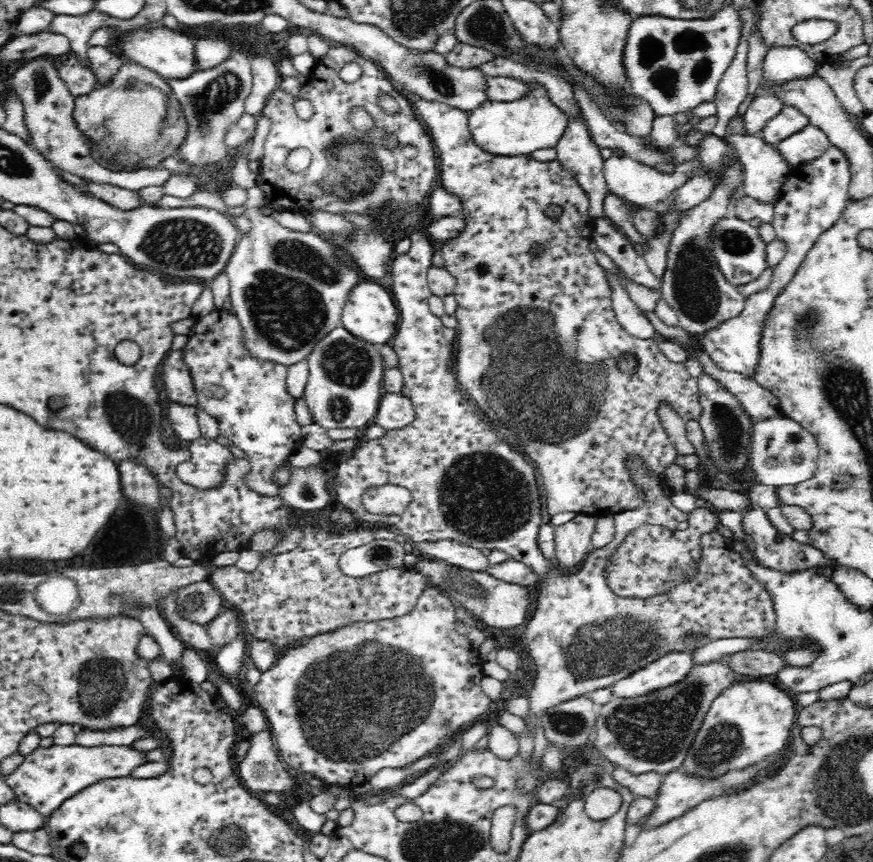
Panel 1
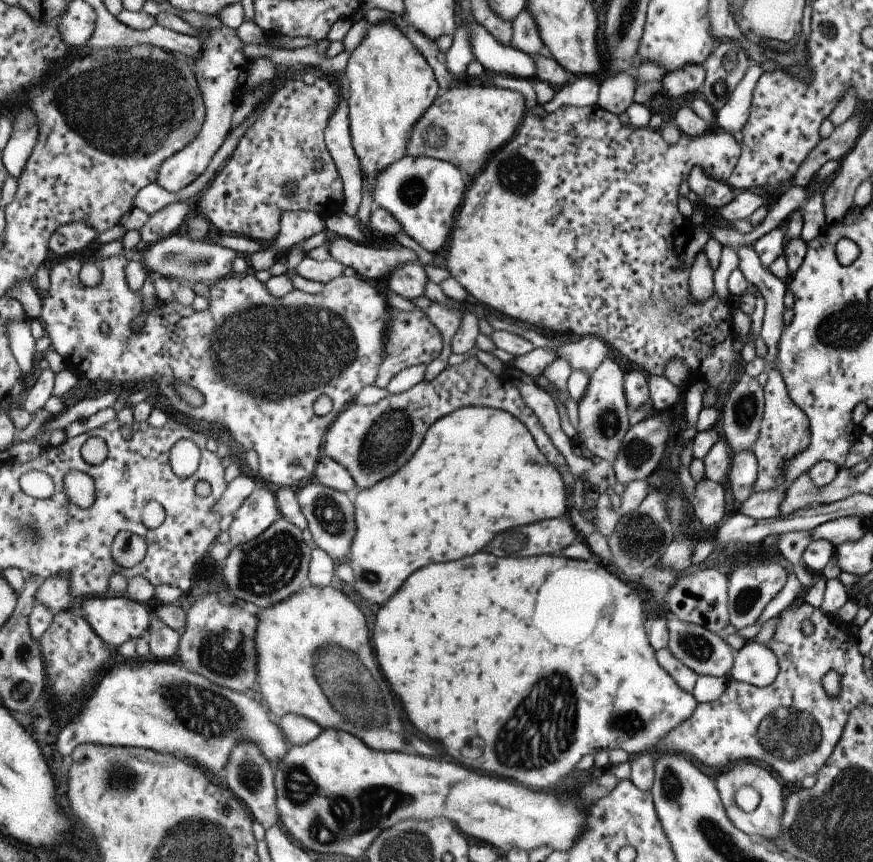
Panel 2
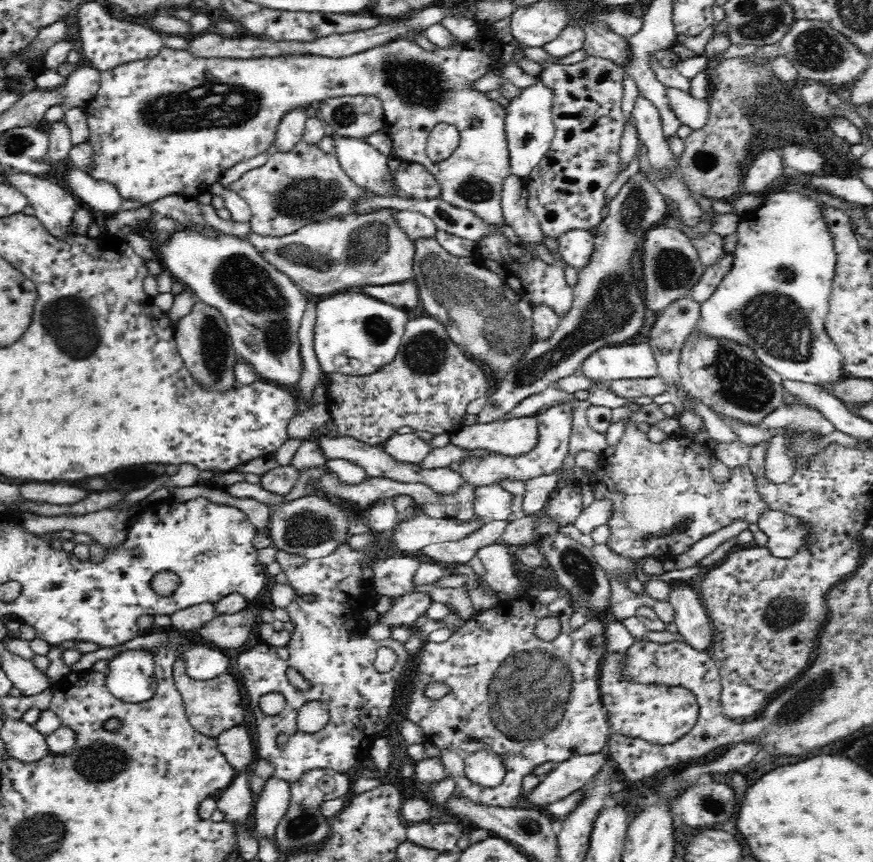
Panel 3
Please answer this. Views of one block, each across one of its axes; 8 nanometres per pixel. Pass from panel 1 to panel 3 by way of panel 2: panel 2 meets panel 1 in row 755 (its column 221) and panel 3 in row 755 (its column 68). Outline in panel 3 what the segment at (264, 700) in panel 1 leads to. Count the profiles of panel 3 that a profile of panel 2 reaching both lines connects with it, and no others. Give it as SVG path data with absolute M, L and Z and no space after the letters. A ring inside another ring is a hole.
M376 542L360 552L352 550L350 544L344 544L336 550L336 554L318 560L288 556L284 550L278 550L276 562L280 564L282 574L300 596L308 598L298 598L286 608L294 624L292 646L288 648L290 658L280 658L276 646L260 642L258 646L240 654L236 660L246 692L250 696L260 760L264 758L272 762L274 774L288 780L290 784L298 782L310 770L350 772L356 762L370 756L370 744L376 740L372 724L380 718L386 718L390 706L394 704L396 680L402 676L406 660L410 658L408 650L404 650L404 644L392 638L374 642L360 632L348 632L338 624L338 620L342 618L362 618L360 612L368 604L376 602L372 598L362 598L362 590L372 588L364 584L362 570L366 566L366 558L372 556L374 550L380 550ZM384 646L392 648L398 656L398 662L390 672L378 672L374 666L376 652ZM288 668L296 668L296 672L308 682L308 686L294 686L294 682L288 676ZM266 694L282 694L286 698L286 708L278 714L266 714L260 708L260 698ZM310 702L322 702L328 708L330 720L322 730L314 734L304 734L298 732L296 718L300 714L300 708ZM280 732L288 736L288 744L284 750L280 750L276 744Z

